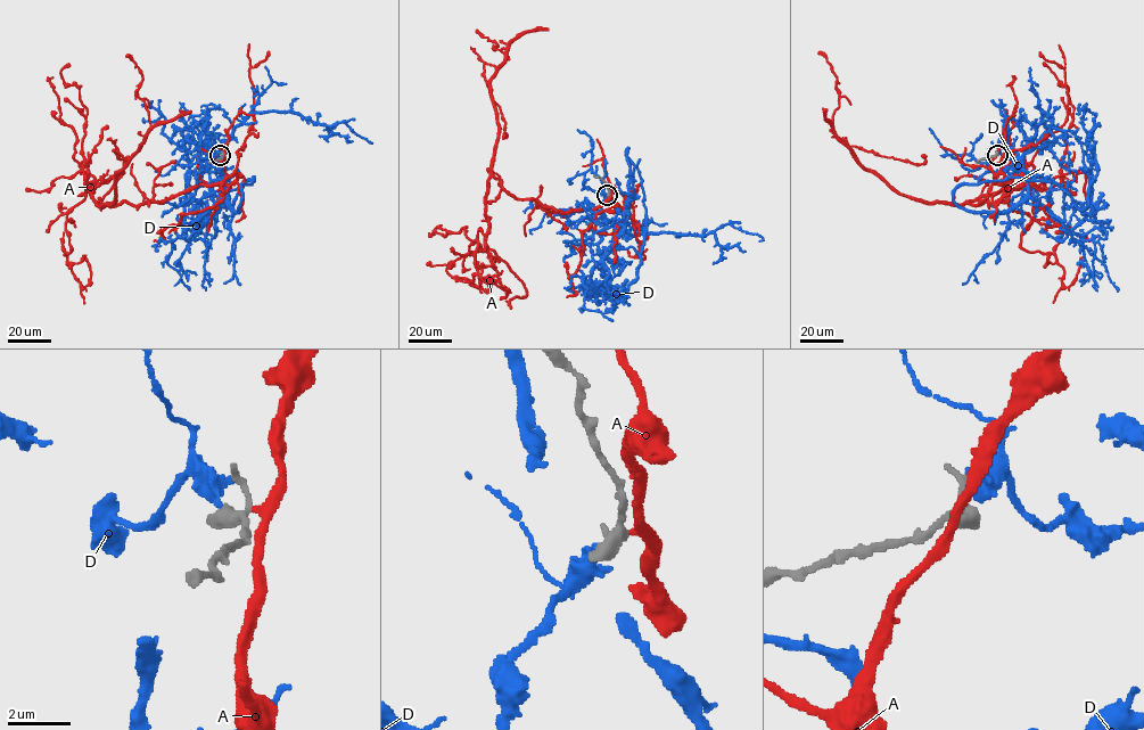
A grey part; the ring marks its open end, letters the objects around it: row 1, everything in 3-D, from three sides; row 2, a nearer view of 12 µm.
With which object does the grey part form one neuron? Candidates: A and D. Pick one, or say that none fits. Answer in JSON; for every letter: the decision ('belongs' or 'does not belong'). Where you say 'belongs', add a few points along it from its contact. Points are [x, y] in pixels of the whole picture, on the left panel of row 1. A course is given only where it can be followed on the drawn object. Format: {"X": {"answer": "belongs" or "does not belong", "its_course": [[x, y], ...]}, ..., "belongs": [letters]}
{"A": {"answer": "does not belong"}, "D": {"answer": "does not belong"}, "belongs": []}

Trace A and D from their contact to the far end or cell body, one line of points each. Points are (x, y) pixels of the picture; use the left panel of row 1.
A: (223, 154), (222, 181), (100, 206), (87, 189), (96, 179), (82, 152), (81, 85), (60, 74), (70, 65)
D: (221, 154), (213, 155), (225, 198), (195, 234), (220, 206), (231, 208), (240, 188), (211, 190), (196, 203)

